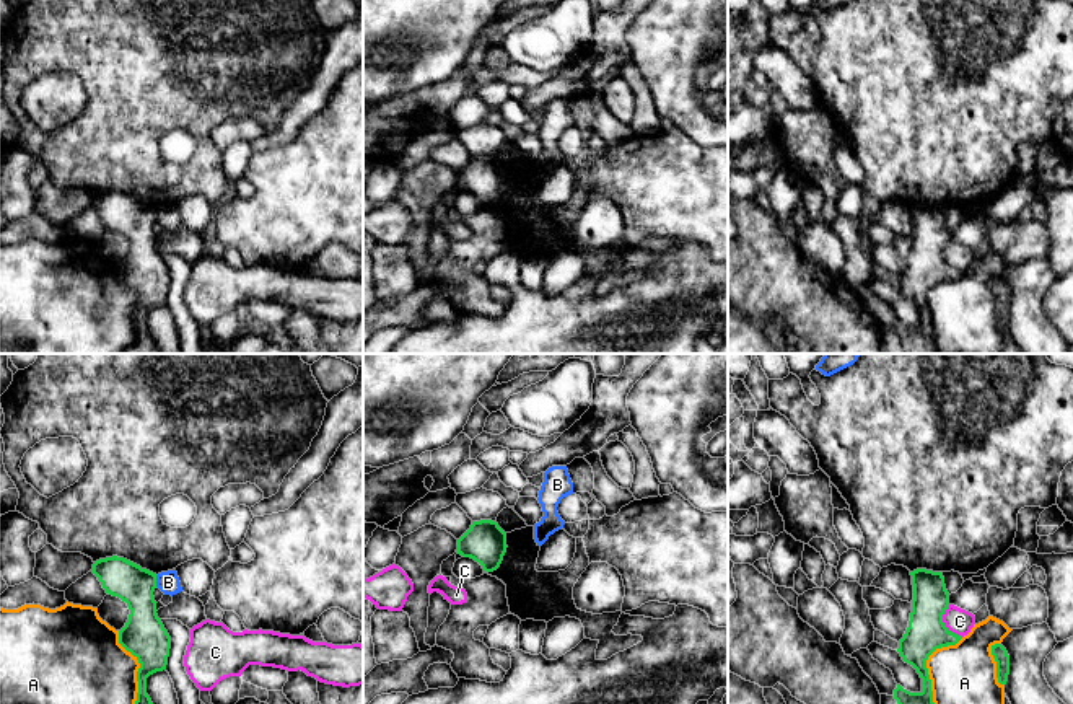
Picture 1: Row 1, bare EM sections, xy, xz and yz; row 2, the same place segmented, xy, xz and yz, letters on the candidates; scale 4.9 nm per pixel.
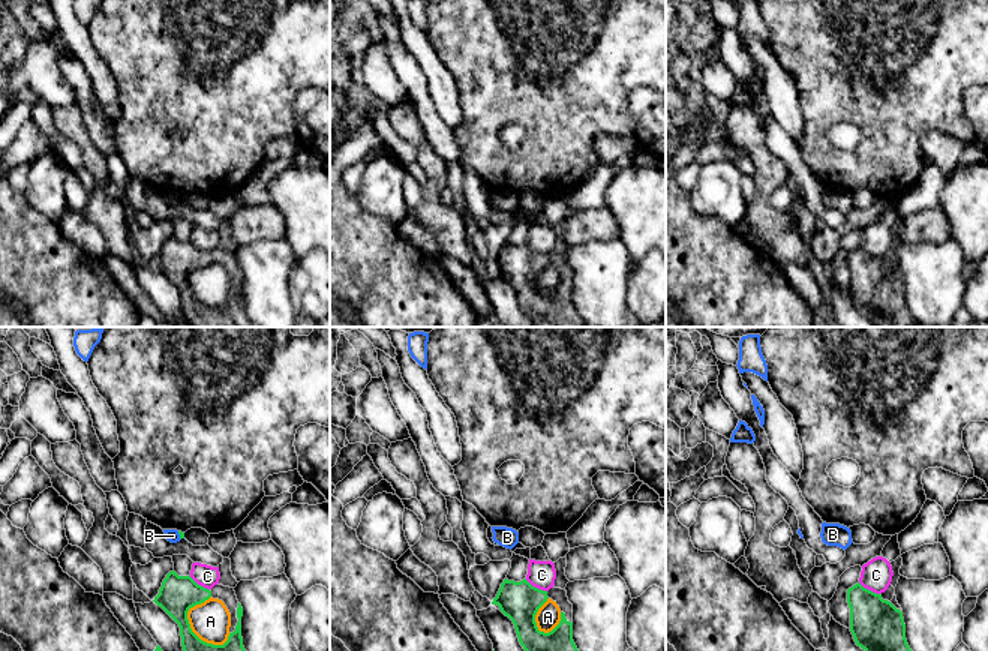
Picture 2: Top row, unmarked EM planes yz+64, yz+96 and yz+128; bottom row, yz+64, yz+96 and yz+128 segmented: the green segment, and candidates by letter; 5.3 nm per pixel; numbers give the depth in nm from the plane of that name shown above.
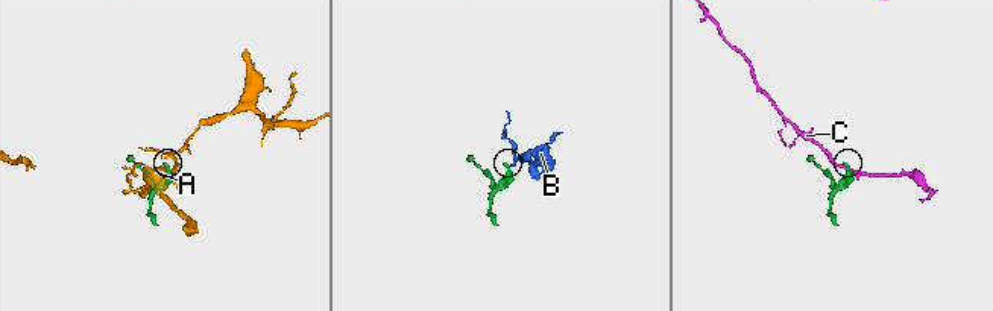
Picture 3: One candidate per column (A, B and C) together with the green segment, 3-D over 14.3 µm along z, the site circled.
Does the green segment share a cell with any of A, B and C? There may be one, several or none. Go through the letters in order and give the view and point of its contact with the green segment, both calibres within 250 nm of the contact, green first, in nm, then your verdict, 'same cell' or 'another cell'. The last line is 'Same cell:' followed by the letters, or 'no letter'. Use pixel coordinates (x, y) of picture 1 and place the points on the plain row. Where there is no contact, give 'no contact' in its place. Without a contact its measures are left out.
A: yz (927, 305) | 190/340 nm | another cell
B: xy (155, 215) | 190/110 nm | another cell
C: yz (943, 259) | 190/130 nm | another cell
Same cell: no letter

